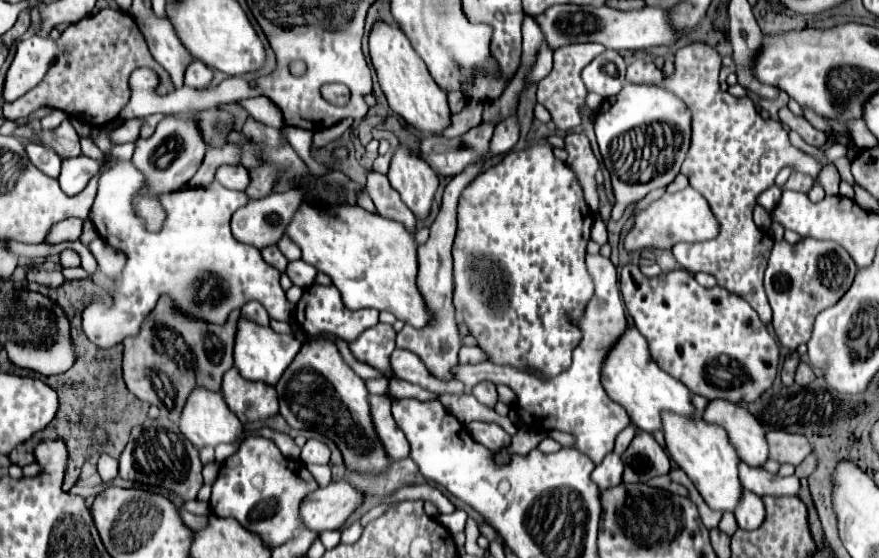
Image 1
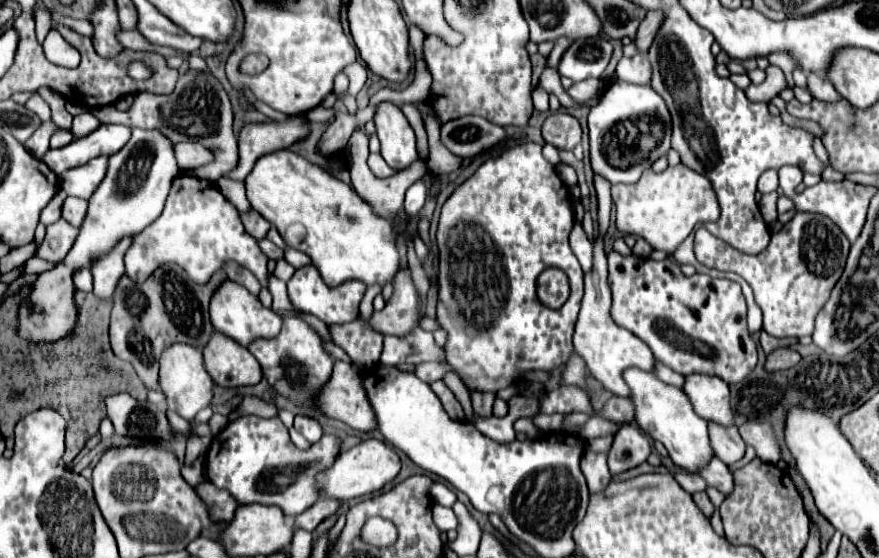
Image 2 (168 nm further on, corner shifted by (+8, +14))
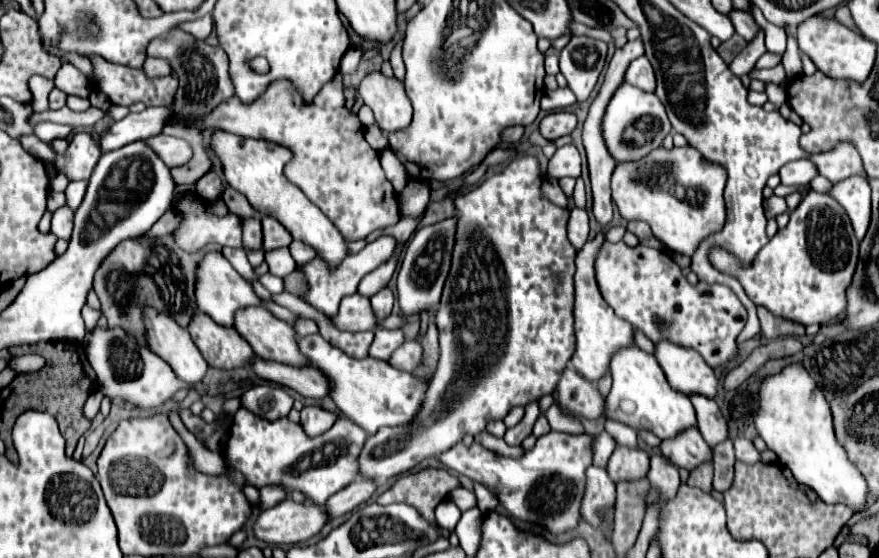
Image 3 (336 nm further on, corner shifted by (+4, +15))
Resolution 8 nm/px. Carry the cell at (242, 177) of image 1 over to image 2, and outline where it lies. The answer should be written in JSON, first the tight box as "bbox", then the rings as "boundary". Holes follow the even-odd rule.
{"bbox":[173,141,213,171],"boundary":[[[181,141],[181,143],[173,143],[173,151],[177,157],[177,165],[181,171],[189,171],[195,169],[199,165],[205,165],[213,159],[213,155],[197,143],[189,143],[189,141]]]}

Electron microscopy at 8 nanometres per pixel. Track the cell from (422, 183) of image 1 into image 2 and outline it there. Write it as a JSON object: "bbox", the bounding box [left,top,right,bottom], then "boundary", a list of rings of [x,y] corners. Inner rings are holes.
{"bbox":[373,101,417,171],"boundary":[[[383,101],[377,105],[373,121],[381,141],[383,159],[397,171],[409,167],[417,159],[417,147],[415,133],[403,111],[397,105]]]}

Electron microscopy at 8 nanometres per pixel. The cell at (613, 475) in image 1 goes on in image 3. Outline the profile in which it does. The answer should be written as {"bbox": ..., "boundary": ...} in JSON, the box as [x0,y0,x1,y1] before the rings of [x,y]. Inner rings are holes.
{"bbox":[581,466,615,528],"boundary":[[[589,466],[587,468],[587,490],[583,496],[583,506],[581,506],[583,520],[597,528],[599,524],[597,510],[607,508],[611,512],[613,502],[615,502],[615,482],[609,478],[605,468]]]}

